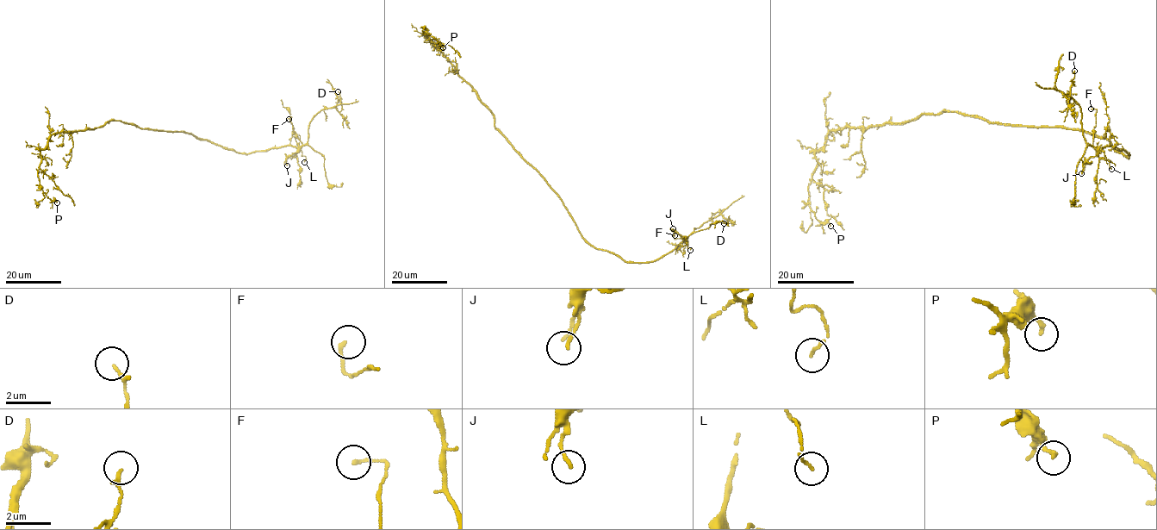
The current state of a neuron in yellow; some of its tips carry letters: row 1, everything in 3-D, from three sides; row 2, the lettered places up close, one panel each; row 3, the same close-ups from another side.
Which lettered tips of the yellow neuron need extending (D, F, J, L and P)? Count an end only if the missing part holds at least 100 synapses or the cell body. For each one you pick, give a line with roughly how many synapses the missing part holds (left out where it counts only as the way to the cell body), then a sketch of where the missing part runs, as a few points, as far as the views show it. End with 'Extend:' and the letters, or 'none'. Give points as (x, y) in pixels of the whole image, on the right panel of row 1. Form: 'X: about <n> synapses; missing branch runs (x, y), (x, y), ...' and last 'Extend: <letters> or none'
Extend: none

